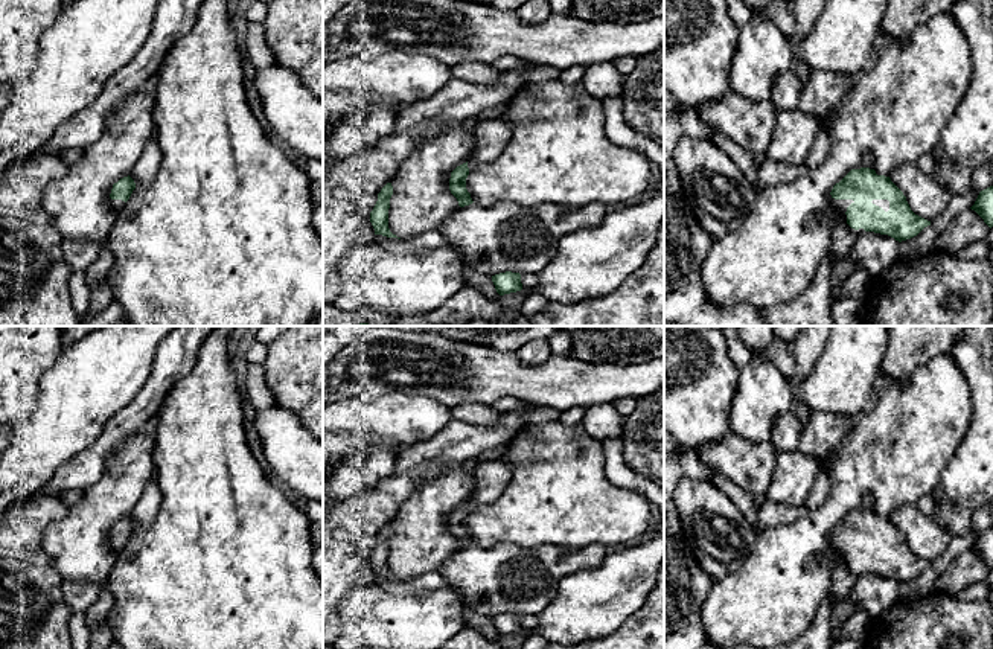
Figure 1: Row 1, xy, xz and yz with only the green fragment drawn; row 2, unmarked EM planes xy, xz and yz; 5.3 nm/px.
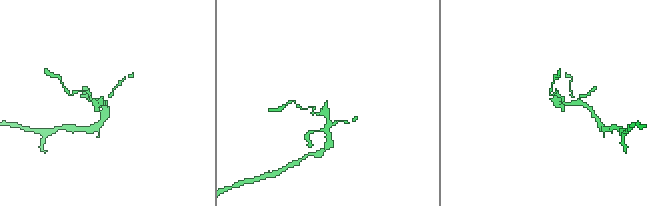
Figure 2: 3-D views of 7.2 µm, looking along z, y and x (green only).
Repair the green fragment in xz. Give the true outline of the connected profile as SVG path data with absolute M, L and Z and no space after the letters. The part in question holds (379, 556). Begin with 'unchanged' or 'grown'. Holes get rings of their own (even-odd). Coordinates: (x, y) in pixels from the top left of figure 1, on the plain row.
unchanged | M387 524L378 535L378 542L373 551L370 553L370 564L375 570L375 576L398 579L388 570L388 550L391 536L393 536L393 527L391 524Z

